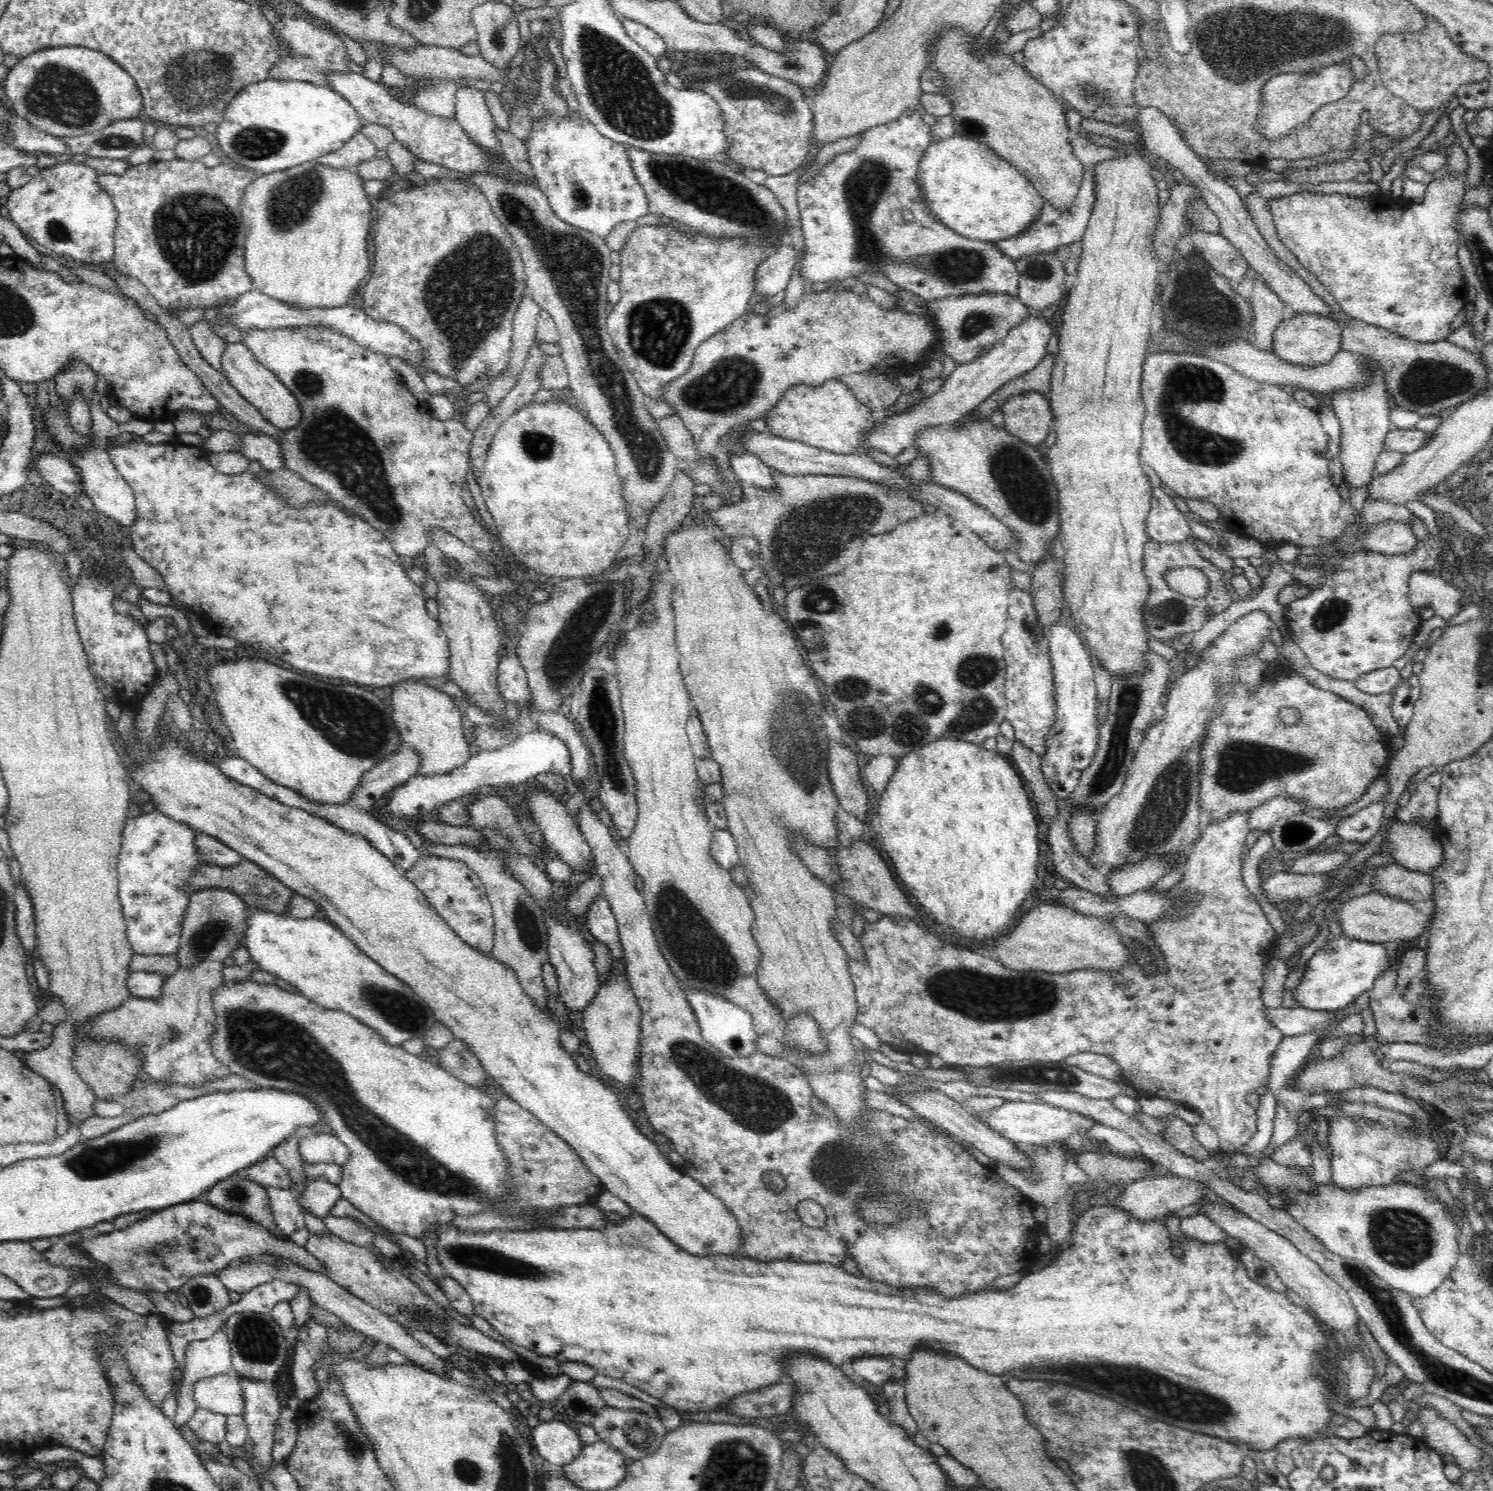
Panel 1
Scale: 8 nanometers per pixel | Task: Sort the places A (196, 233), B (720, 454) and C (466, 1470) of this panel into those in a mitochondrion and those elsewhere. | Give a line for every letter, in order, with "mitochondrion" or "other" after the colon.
A: mitochondrion
B: other
C: mitochondrion

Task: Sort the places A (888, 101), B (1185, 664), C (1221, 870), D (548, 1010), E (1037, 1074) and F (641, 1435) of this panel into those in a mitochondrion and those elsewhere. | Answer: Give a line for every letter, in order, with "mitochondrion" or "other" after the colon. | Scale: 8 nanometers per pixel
A: other
B: other
C: other
D: other
E: mitochondrion
F: mitochondrion

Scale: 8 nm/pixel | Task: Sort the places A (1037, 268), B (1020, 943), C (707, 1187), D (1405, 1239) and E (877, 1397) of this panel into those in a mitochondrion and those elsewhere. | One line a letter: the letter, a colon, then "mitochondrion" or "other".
A: mitochondrion
B: other
C: other
D: mitochondrion
E: other

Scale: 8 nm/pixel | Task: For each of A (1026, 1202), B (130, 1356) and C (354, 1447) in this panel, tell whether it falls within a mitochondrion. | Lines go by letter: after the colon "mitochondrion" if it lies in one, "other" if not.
A: other
B: other
C: mitochondrion

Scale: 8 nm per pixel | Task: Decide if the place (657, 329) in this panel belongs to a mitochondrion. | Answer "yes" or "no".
yes

